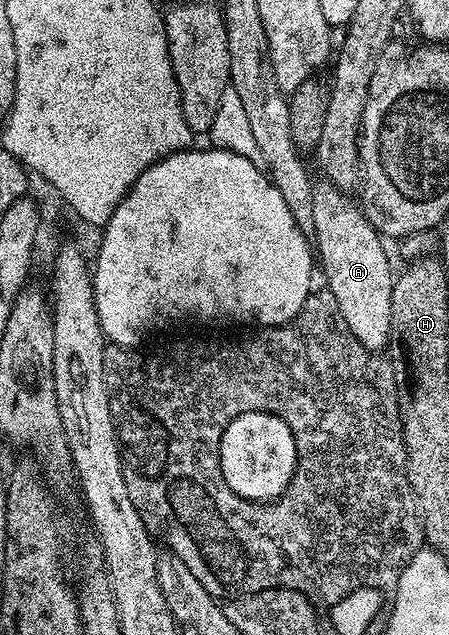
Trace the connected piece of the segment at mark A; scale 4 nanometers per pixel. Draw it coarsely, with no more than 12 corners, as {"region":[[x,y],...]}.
{"region":[[314,183],[326,289],[373,352],[393,338],[393,269],[362,209]]}

